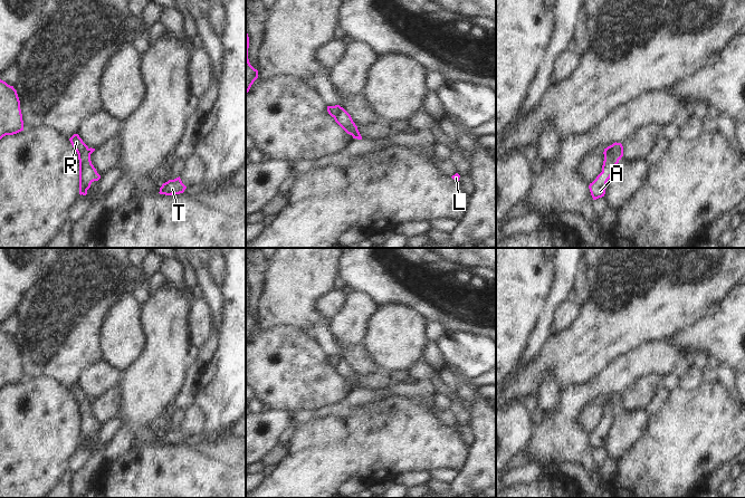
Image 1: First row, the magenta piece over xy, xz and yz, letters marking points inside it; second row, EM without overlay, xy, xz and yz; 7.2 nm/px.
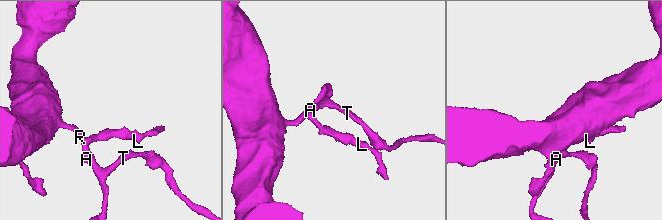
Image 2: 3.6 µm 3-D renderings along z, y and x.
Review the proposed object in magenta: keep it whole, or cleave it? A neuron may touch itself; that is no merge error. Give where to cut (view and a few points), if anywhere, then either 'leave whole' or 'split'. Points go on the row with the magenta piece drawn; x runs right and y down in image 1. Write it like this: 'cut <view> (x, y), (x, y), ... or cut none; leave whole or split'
cut yz (604, 150), (618, 160); split

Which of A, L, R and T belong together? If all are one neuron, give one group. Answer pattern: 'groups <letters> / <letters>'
groups A R T / L

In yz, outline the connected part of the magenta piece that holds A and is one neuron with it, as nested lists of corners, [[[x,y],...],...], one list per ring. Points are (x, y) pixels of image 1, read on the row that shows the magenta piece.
[[[604,151],[603,154],[604,161],[602,165],[602,172],[589,185],[593,200],[604,197],[606,182],[613,174],[614,166],[619,163],[619,160],[614,159],[610,153]]]

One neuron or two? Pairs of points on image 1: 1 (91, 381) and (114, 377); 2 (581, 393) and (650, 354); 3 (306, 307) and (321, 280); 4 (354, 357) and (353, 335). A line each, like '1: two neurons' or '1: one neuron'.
1: one neuron
2: one neuron
3: one neuron
4: two neurons

